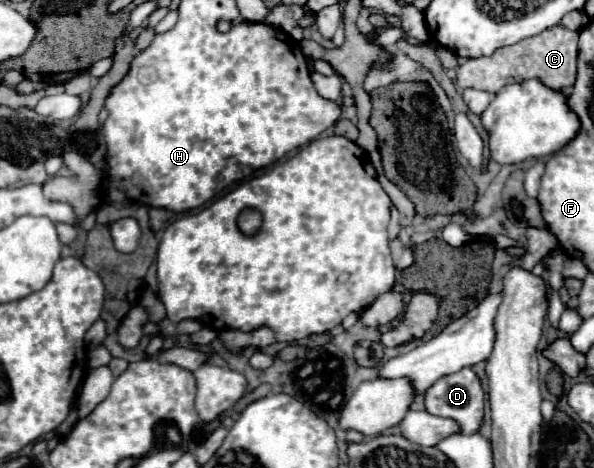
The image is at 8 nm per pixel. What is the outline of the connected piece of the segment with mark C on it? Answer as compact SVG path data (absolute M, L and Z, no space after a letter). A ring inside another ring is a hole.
M556 25L552 29L544 29L534 37L518 41L516 45L496 49L496 53L490 57L466 59L456 69L456 83L462 89L472 87L494 95L512 81L540 77L548 87L570 93L576 81L576 59L578 59L578 31L570 31L562 25Z

